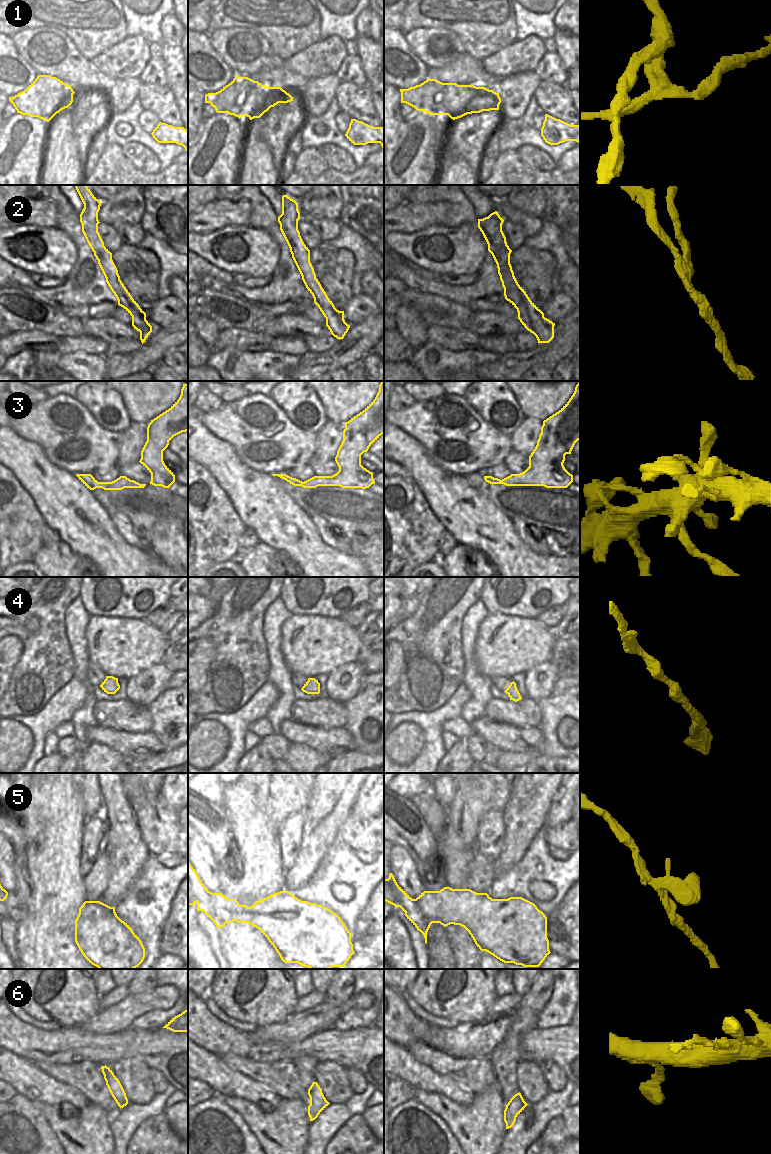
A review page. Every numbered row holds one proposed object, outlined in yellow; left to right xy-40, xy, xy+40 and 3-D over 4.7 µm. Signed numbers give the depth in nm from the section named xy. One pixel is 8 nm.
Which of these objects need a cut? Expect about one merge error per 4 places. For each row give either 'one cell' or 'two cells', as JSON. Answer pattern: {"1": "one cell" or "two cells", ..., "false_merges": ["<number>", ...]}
{"1": "two cells", "2": "two cells", "3": "one cell", "4": "one cell", "5": "two cells", "6": "one cell", "false_merges": ["1", "2", "5"]}

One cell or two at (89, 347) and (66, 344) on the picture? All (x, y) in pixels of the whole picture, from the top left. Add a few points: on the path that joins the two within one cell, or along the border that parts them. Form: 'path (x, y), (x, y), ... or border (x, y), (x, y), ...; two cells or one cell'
path (83, 344), (72, 344); one cell

